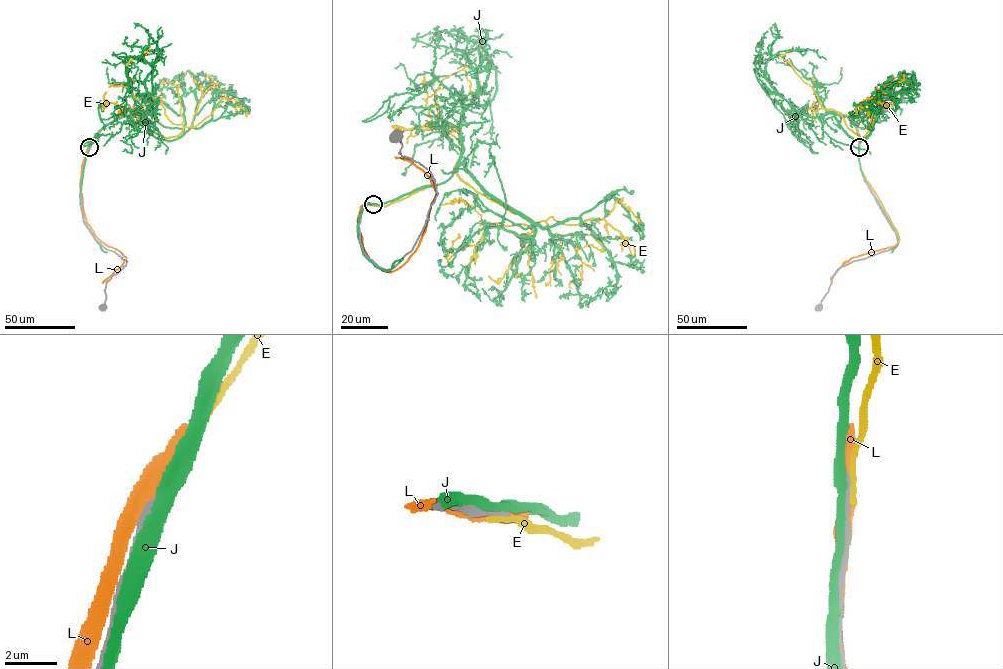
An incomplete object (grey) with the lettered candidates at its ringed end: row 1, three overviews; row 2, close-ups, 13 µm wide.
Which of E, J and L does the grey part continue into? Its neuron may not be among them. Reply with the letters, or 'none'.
none

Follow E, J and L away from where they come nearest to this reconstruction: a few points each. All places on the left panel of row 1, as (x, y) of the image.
E: (89, 148), (106, 126), (137, 111), (165, 137), (183, 127), (167, 118), (159, 97), (132, 107), (140, 113)
J: (88, 150), (105, 126), (139, 114), (159, 139), (178, 138), (211, 118), (218, 91), (243, 100), (239, 112)
L: (88, 148), (80, 183), (86, 221), (97, 237), (126, 258), (102, 283)

